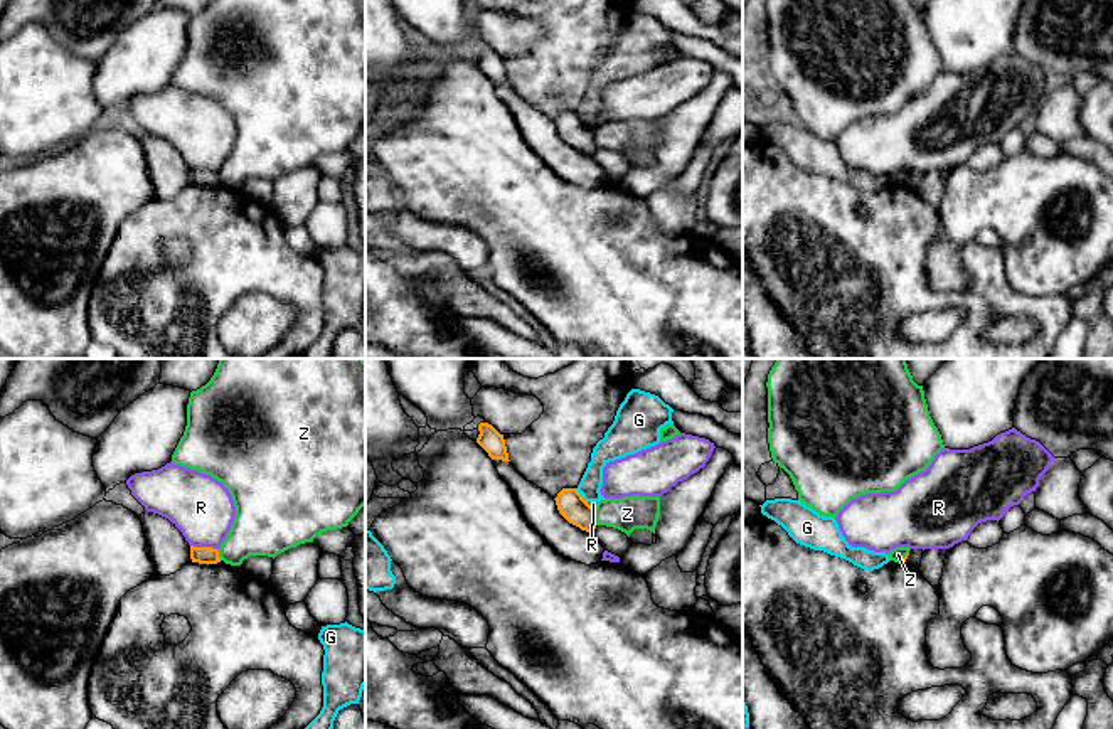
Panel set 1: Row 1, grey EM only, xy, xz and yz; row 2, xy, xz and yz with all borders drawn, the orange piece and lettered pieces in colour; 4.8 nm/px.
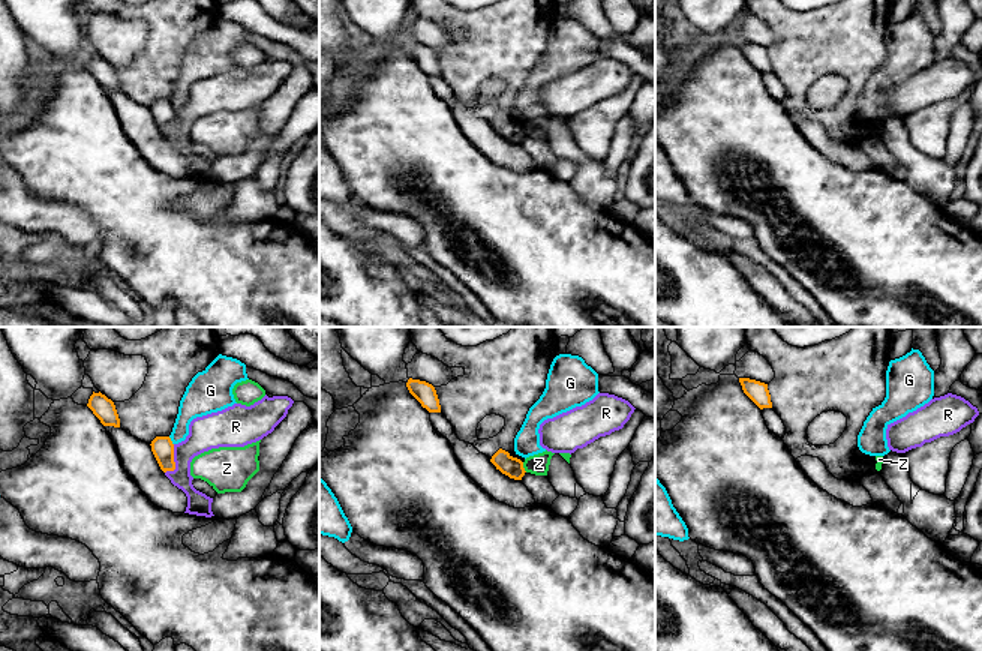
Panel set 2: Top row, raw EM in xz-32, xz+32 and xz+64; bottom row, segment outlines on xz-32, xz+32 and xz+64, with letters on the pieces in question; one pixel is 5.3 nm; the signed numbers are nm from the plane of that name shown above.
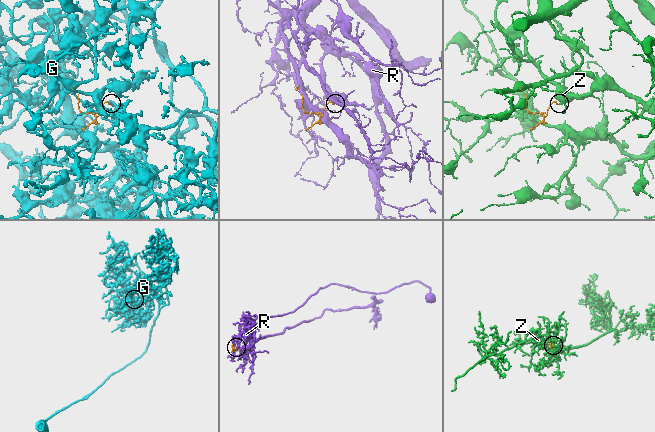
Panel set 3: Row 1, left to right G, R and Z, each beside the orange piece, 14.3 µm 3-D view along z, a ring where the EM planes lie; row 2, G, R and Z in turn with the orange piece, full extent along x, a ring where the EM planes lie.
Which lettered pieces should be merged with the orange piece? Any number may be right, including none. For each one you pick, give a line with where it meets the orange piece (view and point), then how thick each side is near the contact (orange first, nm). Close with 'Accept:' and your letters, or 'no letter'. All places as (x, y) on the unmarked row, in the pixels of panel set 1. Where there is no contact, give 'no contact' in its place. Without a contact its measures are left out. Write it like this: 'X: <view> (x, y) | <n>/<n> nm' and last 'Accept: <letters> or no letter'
Accept: no letter

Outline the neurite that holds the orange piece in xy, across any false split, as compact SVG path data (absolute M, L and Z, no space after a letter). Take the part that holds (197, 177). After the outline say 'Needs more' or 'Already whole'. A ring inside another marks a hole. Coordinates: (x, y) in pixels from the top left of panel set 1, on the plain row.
M190 168L190 182L199 187L217 187L221 185L219 173L212 170L194 170Z. Already whole

